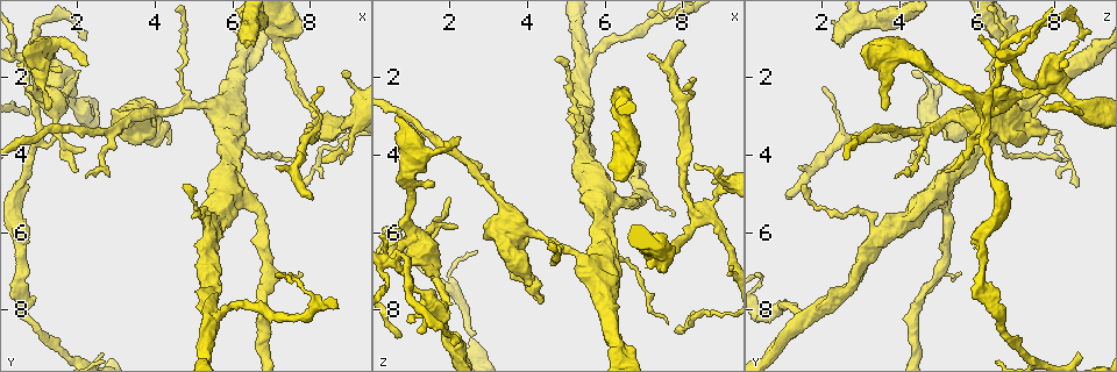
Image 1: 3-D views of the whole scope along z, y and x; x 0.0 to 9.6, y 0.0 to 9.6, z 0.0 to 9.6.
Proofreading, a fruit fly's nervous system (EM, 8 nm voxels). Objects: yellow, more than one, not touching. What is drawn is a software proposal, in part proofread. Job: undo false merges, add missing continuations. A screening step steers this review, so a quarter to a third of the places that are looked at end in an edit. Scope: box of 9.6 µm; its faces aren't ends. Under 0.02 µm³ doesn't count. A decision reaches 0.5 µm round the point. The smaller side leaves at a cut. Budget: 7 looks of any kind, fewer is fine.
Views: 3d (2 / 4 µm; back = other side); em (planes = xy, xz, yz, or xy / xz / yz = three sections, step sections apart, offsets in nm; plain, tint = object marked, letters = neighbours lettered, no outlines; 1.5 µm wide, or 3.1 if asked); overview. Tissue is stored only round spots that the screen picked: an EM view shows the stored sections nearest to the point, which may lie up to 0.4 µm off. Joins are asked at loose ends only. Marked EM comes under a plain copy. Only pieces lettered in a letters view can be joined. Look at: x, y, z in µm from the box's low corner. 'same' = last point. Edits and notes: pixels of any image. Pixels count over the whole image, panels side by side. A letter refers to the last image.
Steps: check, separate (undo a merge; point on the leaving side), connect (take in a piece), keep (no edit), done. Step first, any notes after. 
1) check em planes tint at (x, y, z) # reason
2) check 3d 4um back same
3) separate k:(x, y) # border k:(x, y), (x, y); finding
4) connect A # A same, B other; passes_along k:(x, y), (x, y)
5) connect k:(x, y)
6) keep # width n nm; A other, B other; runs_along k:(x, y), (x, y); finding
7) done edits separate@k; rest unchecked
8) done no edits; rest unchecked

check 3d 2um back at (8.25, 4.60, 8.20) # tapers out

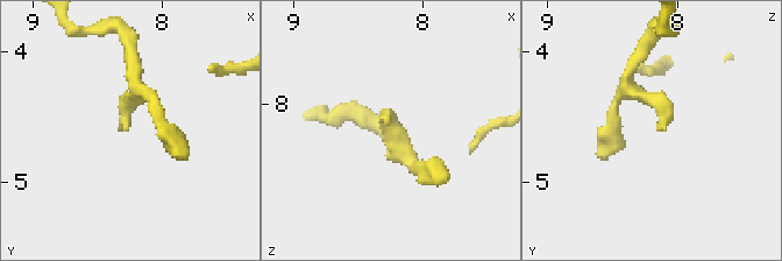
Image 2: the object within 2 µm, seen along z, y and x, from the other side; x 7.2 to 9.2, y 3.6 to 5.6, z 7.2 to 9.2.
check em planes letters at (8.28, 4.58, 8.14) # now the EM

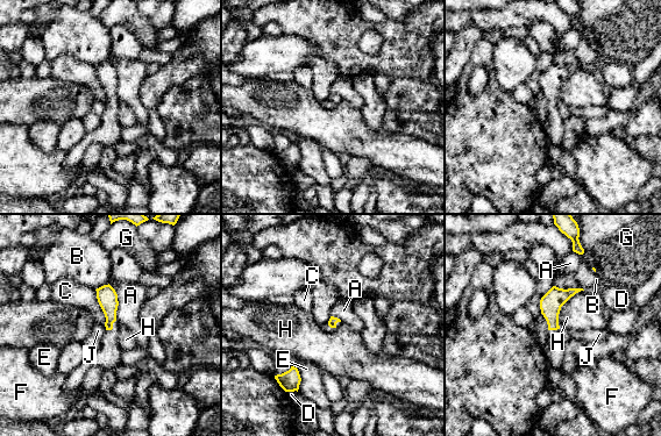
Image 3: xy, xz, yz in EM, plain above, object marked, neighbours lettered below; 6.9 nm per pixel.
keep # width 70 nm; longest_contact H 320 nm; A other, B other, C other, D other, E other, F other, G other, H other, J other; no lettered piece goes on from it

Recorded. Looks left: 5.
check 3d 4um at (4.65, 2.75, 6.35)

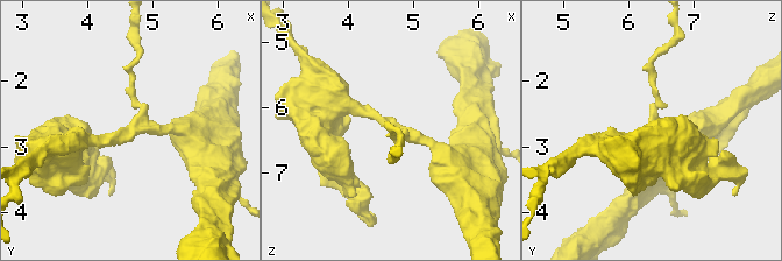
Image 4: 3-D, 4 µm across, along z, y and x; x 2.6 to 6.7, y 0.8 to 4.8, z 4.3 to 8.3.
check em yz step 4 letters at (4.65, 2.75, 6.30)

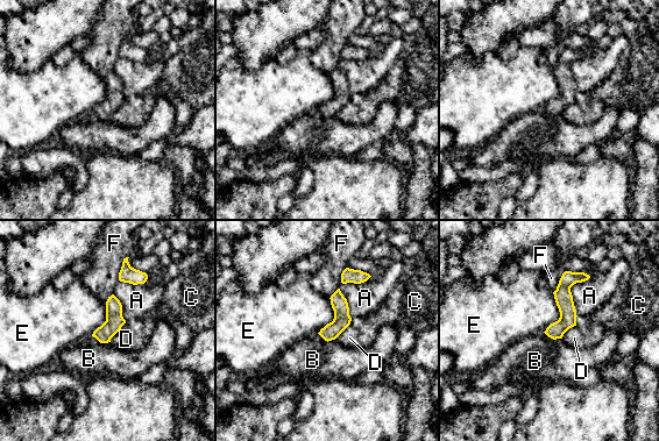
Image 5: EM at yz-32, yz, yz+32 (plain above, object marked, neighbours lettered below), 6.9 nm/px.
keep # A other, B other, C other, D other, E other, F other; runs_along 5:(583, 276), (565, 287), (565, 320), (551, 334); all the same neuron

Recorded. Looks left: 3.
check 3d 2um at (8.00, 5.15, 1.20) # an open end

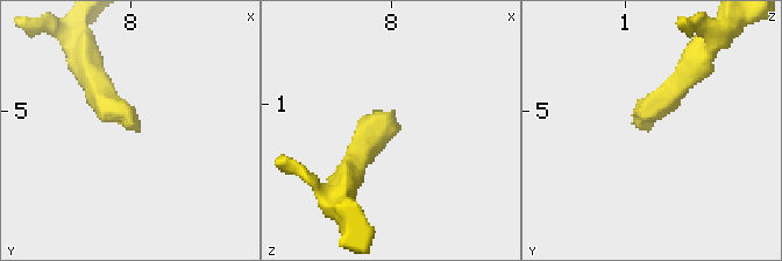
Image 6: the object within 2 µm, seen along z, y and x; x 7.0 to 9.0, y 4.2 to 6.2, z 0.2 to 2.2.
check em xy step 8 tint at (8.06, 5.18, 1.18)

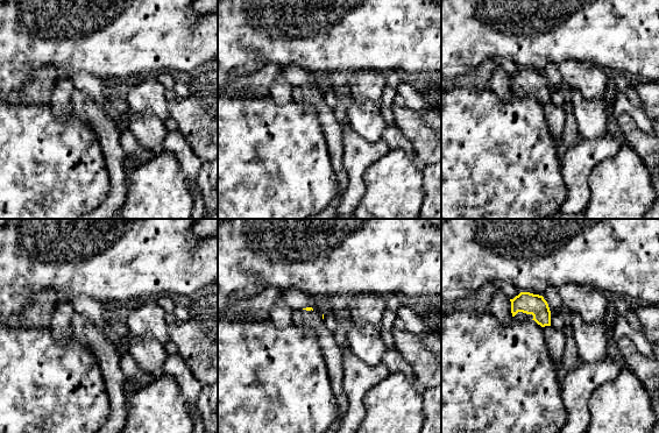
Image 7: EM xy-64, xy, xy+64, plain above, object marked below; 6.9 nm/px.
check em planes letters same # cut it another way

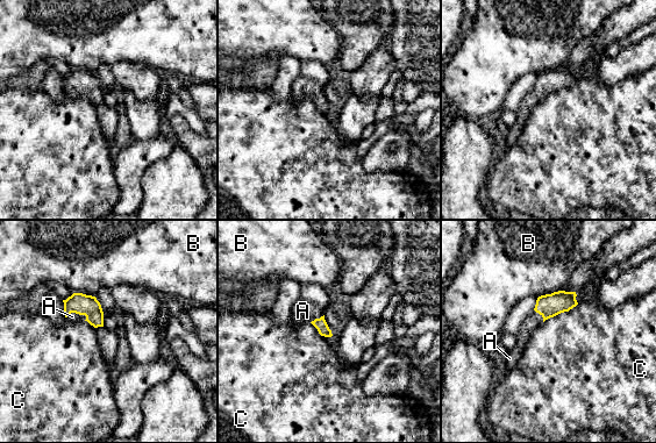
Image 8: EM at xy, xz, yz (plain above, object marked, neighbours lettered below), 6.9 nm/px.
connect A # A same, B other, C other; passes_along 8:(80, 304), (76, 313), (72, 316); it goes on there

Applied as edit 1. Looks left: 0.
done edits connect@8; rest unchecked

